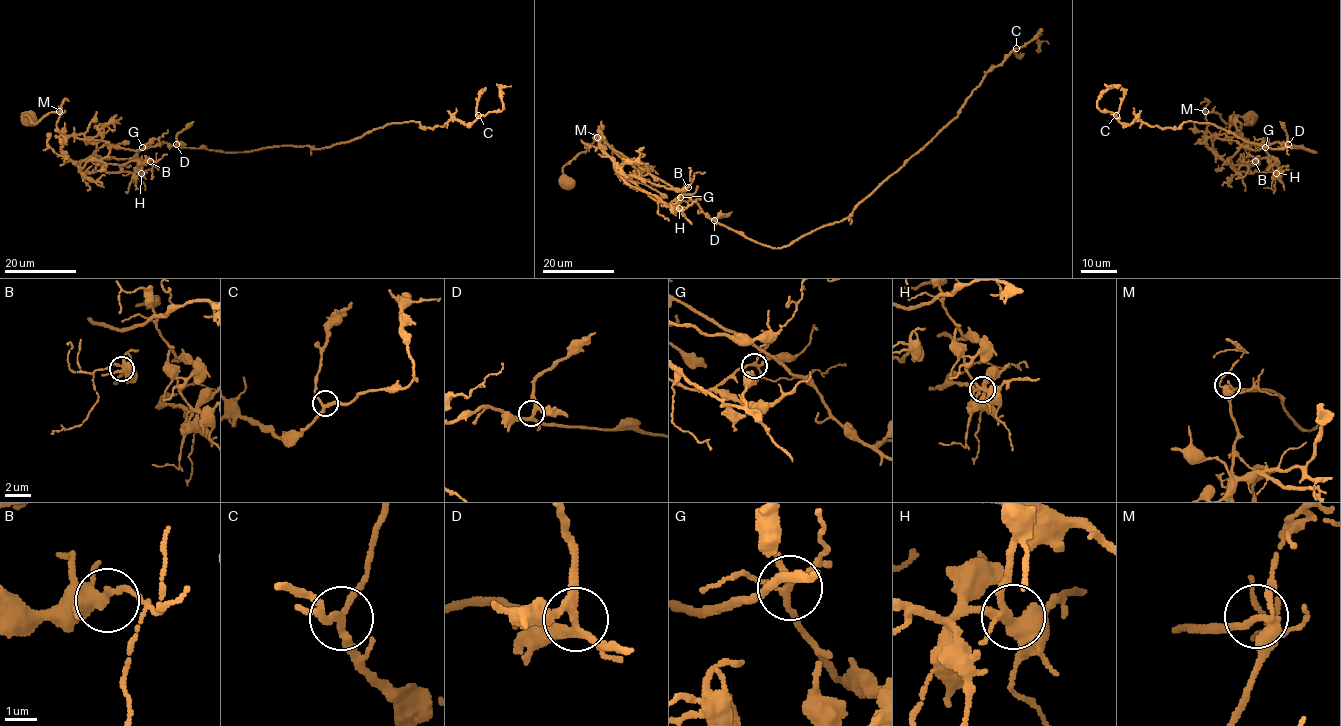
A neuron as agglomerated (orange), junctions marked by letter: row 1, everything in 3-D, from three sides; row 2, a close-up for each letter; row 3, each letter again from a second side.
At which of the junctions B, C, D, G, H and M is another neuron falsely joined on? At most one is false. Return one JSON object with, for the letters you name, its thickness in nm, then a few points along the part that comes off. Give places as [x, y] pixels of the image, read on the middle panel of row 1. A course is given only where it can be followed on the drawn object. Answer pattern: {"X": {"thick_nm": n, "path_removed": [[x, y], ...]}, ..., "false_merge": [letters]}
{"false_merge": []}

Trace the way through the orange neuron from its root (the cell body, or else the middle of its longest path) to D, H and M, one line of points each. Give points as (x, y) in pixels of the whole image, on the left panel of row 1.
D: (273, 146), (243, 152), (221, 152), (179, 147), (176, 144)
H: (273, 146), (243, 152), (164, 142), (138, 150), (112, 147), (99, 161), (89, 160), (78, 171), (141, 173)
M: (273, 146), (243, 152), (164, 142), (138, 150), (114, 147), (105, 141), (64, 137), (56, 126), (59, 111)

